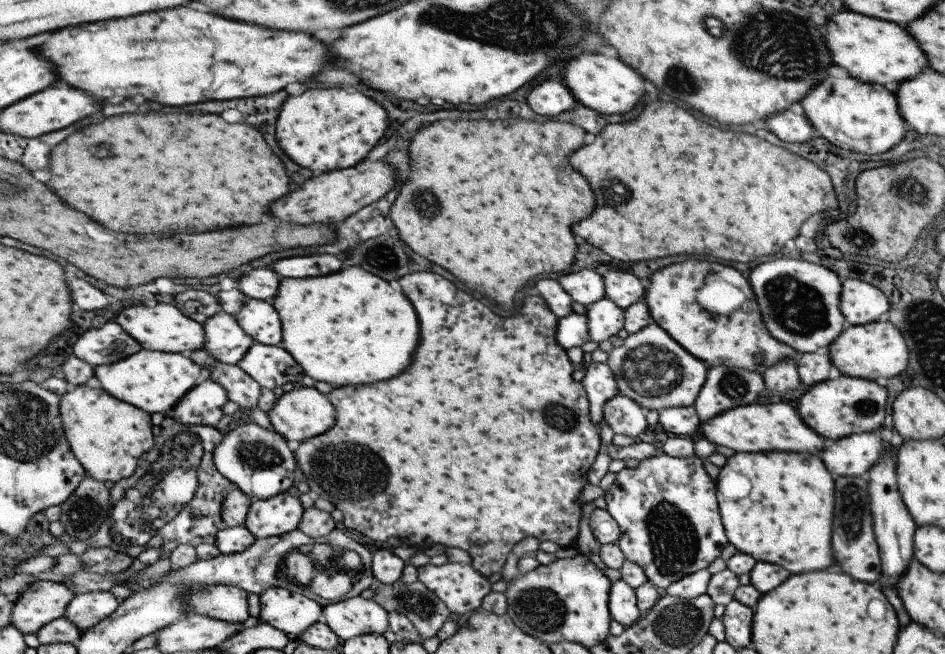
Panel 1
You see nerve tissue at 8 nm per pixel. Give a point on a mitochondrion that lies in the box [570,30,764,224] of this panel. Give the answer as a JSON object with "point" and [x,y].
{"point":[677,79]}

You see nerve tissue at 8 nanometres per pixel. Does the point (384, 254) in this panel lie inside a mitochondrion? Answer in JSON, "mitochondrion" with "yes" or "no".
{"mitochondrion":"yes"}

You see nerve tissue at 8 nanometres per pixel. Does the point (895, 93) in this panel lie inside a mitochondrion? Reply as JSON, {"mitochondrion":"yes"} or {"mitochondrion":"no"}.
{"mitochondrion":"no"}

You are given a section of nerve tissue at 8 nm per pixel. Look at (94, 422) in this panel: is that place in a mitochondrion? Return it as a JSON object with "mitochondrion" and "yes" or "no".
{"mitochondrion":"no"}

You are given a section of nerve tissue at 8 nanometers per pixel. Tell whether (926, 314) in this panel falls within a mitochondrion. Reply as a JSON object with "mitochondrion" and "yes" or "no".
{"mitochondrion":"yes"}

